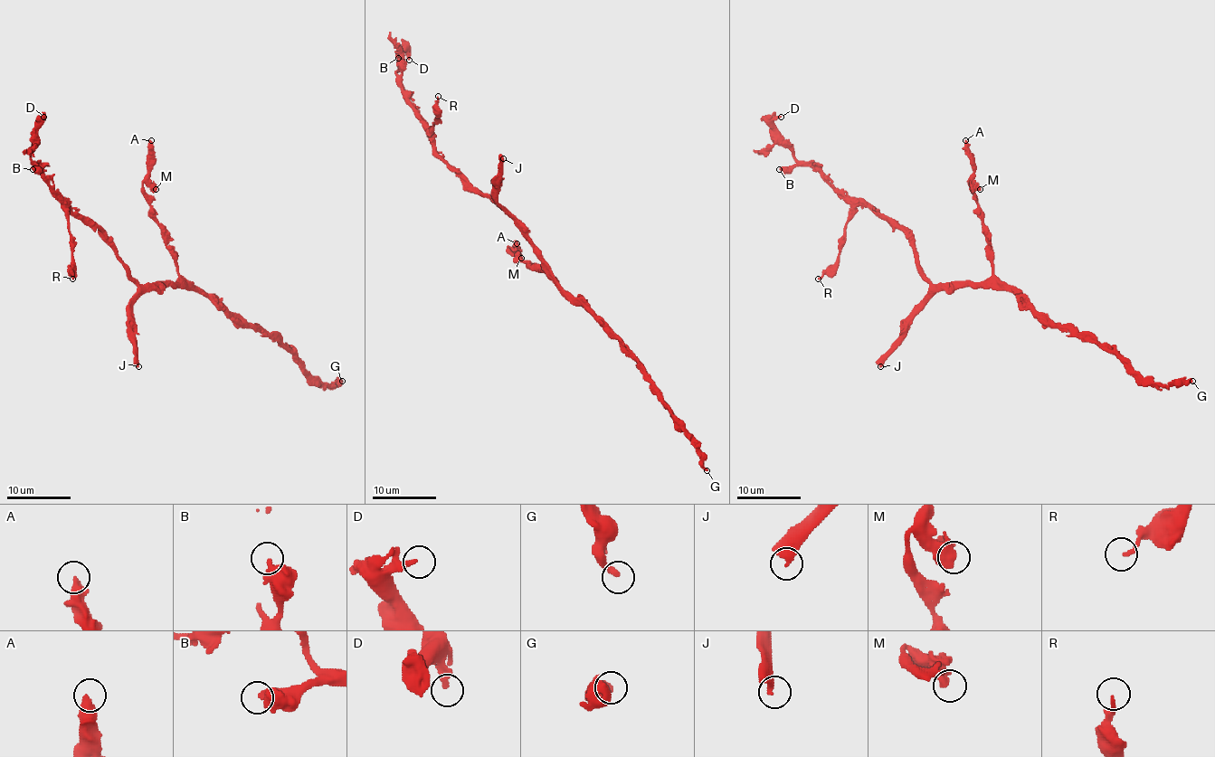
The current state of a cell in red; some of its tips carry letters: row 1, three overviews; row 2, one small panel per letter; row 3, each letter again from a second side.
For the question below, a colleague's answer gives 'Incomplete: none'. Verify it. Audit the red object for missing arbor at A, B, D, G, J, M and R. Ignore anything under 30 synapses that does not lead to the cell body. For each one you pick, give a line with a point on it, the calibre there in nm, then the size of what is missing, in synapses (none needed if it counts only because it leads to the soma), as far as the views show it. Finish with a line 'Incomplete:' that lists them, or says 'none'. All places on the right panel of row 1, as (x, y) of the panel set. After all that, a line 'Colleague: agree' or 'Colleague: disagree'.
J: Place: (880, 366). Thickness 340 nm. Roughly 300 synapses
Incomplete: J
Colleague: disagree

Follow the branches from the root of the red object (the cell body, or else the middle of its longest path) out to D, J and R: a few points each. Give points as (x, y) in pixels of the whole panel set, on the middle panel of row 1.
D: (530, 239), (490, 197), (478, 192), (434, 150), (431, 128), (413, 109), (396, 75), (404, 52), (409, 60)
J: (530, 239), (497, 203), (497, 183), (502, 175), (503, 158)
R: (530, 239), (490, 197), (478, 192), (434, 150), (433, 125), (436, 122), (438, 96)

